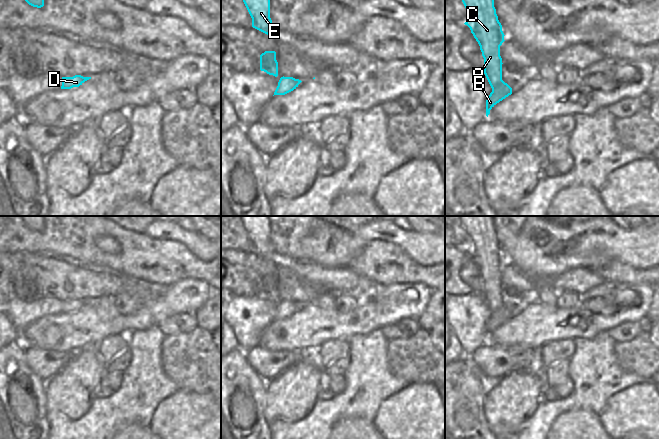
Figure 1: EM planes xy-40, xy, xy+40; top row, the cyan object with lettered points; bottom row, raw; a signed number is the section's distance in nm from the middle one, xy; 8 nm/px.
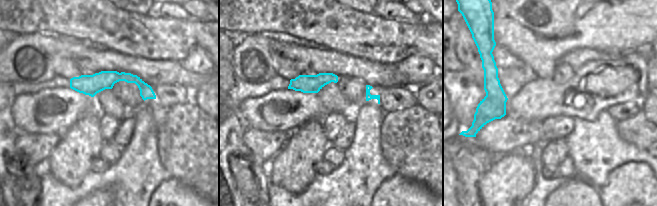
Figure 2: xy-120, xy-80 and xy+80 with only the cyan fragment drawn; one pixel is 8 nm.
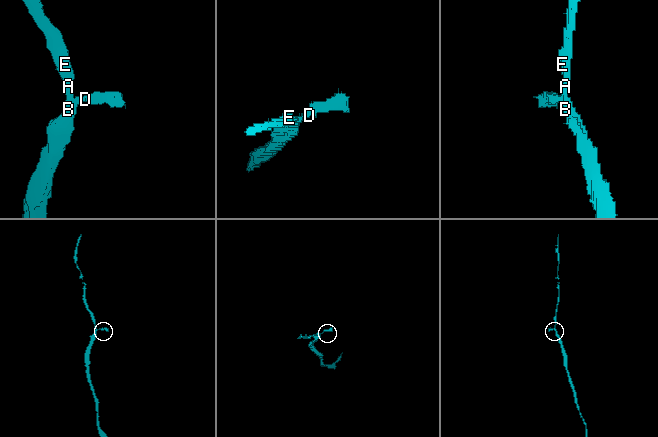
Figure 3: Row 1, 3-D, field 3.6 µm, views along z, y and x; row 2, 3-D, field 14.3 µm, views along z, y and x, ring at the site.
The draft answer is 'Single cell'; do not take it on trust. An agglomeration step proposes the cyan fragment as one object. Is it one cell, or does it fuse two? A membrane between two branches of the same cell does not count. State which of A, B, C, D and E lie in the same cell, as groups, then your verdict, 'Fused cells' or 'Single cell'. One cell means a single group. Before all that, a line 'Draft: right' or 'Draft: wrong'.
Draft: right
Groups: A B C D E. Single cell

